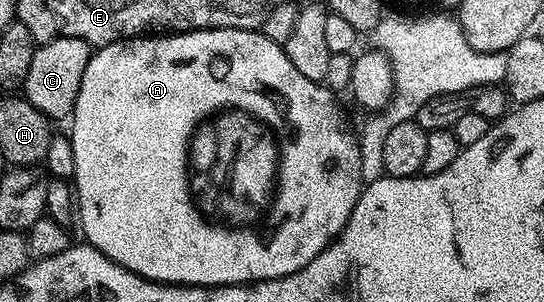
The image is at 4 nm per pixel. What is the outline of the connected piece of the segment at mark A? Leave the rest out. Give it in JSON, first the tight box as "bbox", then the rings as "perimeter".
{"bbox":[68,29,364,285],"perimeter":[[[195,29],[193,33],[143,35],[125,41],[113,41],[111,45],[101,46],[97,51],[91,52],[88,67],[84,67],[80,95],[74,104],[72,120],[69,122],[69,124],[71,123],[70,130],[68,130],[68,136],[72,143],[72,155],[74,156],[72,185],[76,190],[80,230],[82,229],[83,235],[86,236],[83,238],[120,267],[124,267],[141,277],[147,277],[150,281],[160,281],[163,285],[244,285],[256,281],[271,281],[277,277],[287,277],[300,271],[309,261],[316,259],[316,255],[320,255],[320,251],[324,251],[327,245],[341,233],[364,188],[362,156],[360,155],[358,139],[353,132],[350,134],[350,129],[346,126],[345,119],[342,118],[342,109],[338,106],[337,99],[339,98],[325,84],[312,79],[304,79],[304,75],[300,75],[300,71],[296,71],[296,67],[292,67],[292,59],[288,59],[283,46],[272,43],[272,39],[268,39],[260,31],[253,29]]]}

